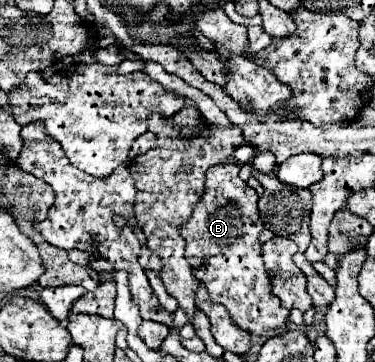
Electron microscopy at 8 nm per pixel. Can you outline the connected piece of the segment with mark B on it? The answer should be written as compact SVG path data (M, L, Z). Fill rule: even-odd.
M219 164L207 170L205 192L195 204L191 218L181 226L187 242L185 256L193 276L205 284L209 298L227 308L231 318L249 334L265 334L283 328L289 310L271 296L271 282L263 266L259 234L263 224L257 212L257 192L239 178L237 164Z

